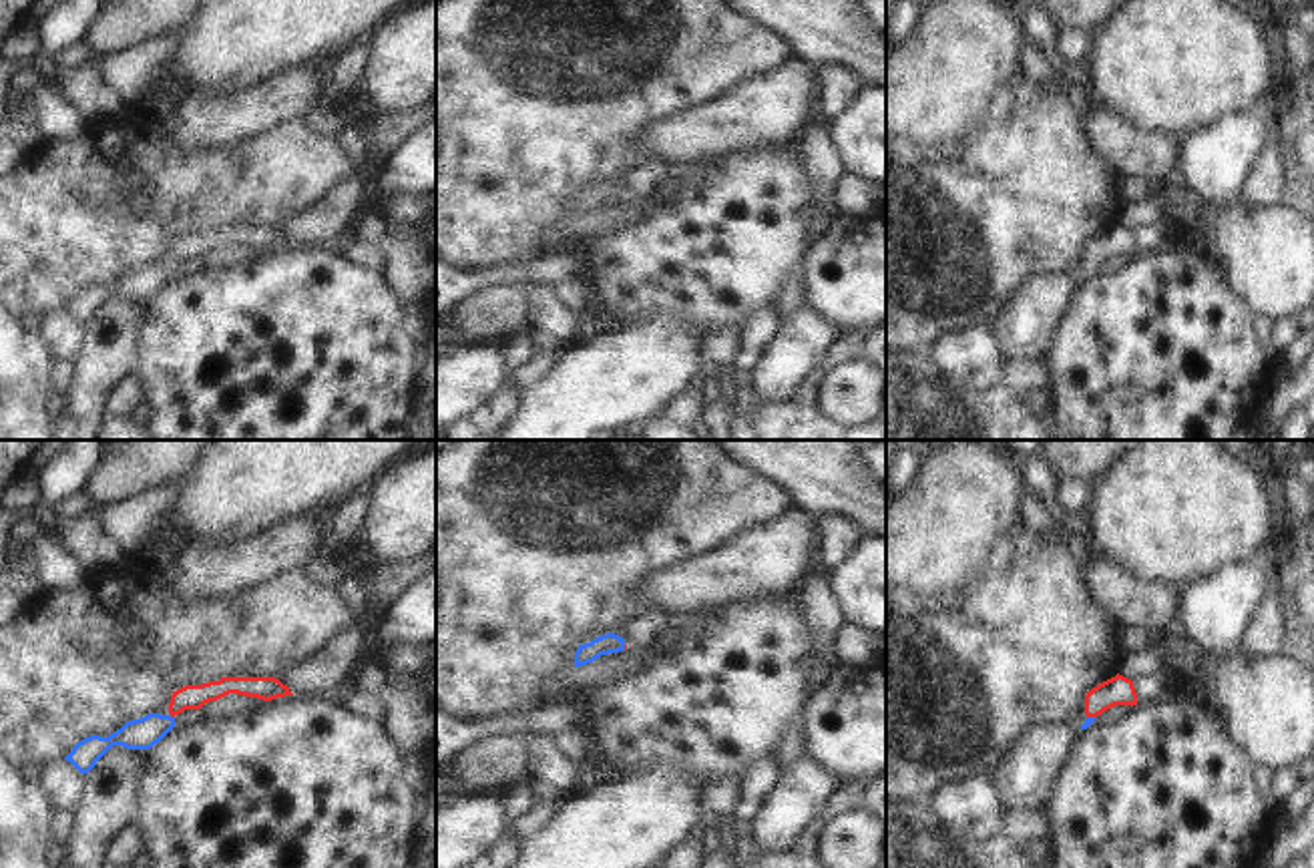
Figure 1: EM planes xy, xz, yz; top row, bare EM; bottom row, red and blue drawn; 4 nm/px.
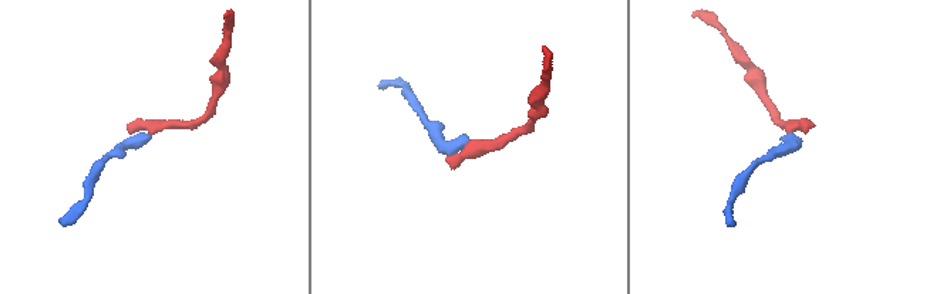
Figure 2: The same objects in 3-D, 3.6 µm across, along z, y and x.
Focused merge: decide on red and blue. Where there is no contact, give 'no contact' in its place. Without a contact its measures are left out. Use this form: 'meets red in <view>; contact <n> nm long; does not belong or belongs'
meets red in yz; contact 30 nm long; belongs

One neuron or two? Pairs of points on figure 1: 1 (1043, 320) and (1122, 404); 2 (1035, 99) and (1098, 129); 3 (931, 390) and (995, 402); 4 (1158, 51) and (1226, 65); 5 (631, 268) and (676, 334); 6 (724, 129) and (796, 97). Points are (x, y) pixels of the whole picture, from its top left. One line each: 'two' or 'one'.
1: two
2: two
3: one
4: one
5: two
6: one

